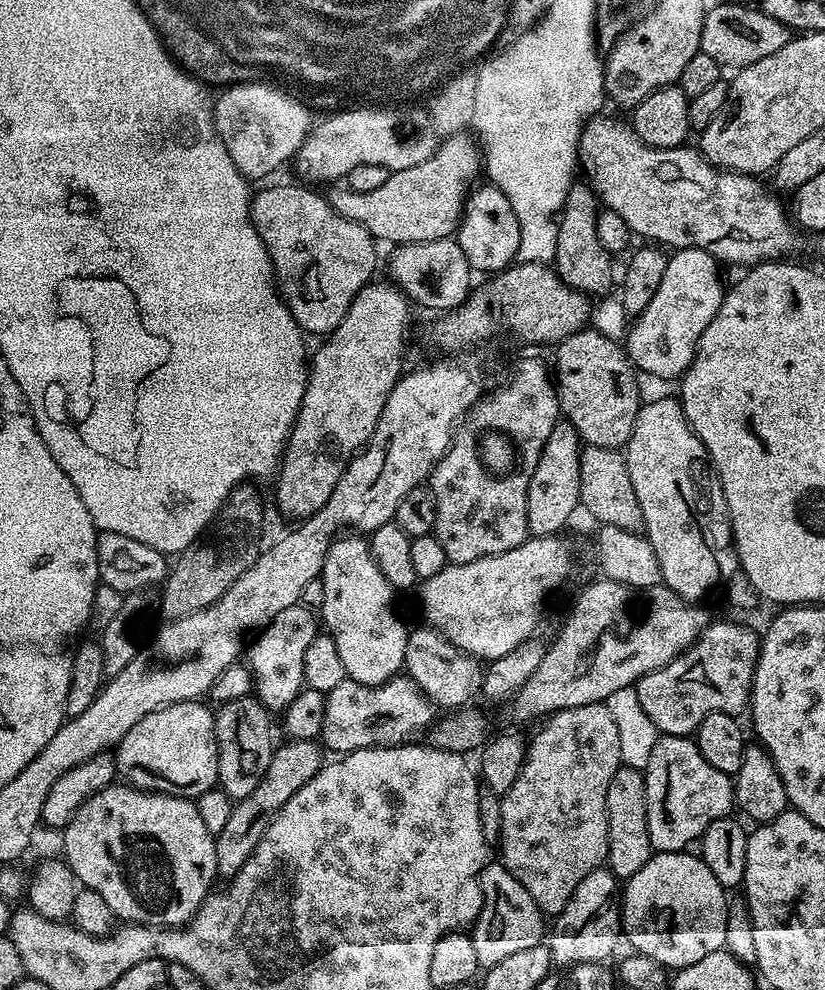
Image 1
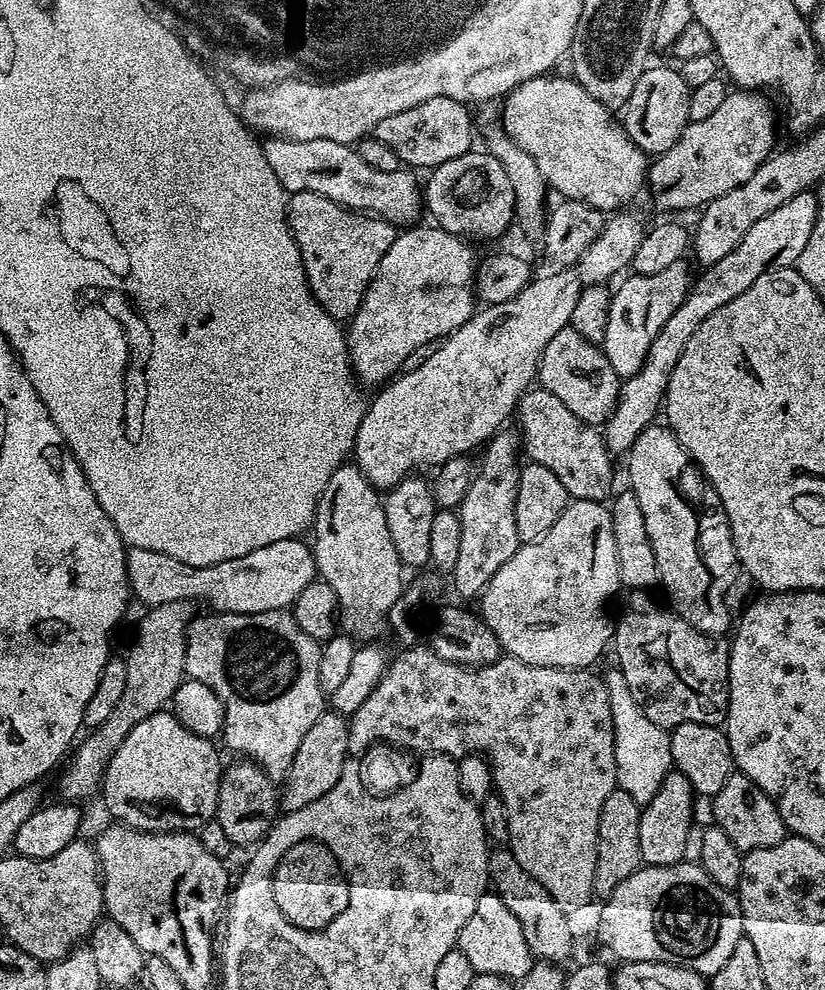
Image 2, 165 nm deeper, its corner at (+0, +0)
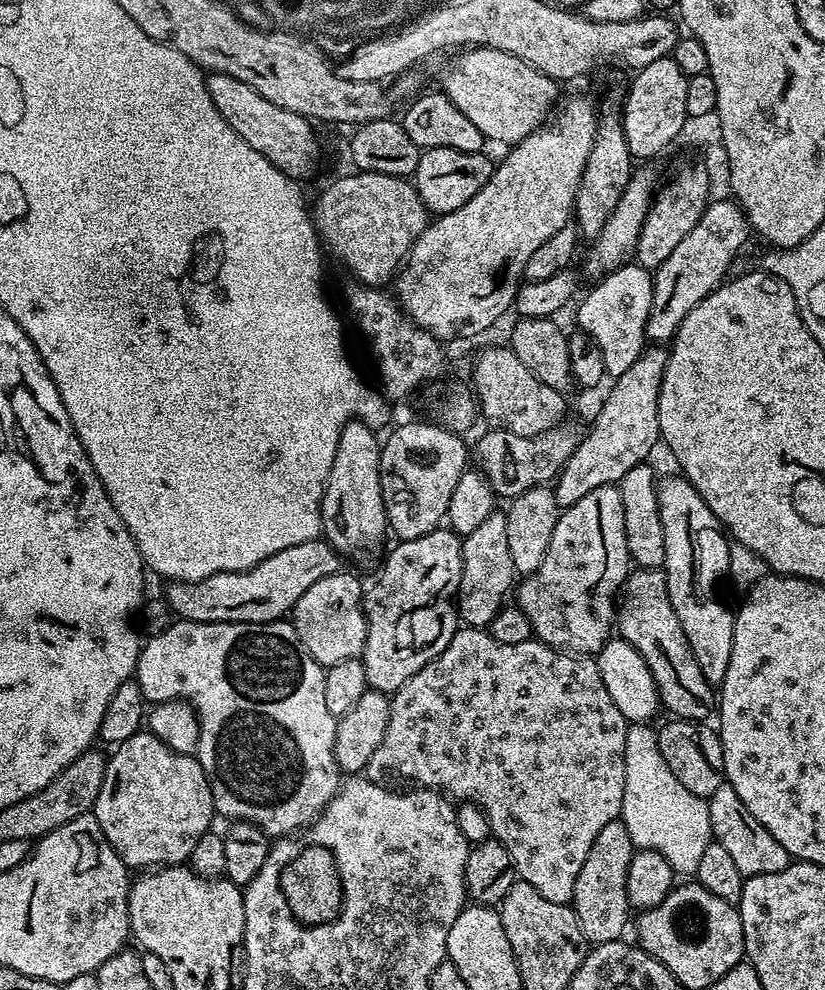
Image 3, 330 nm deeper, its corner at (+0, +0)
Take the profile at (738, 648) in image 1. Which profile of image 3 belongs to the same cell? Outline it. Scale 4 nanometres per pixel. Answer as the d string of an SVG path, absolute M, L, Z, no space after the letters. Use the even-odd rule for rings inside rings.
M636 568L629 571L624 580L624 586L618 593L618 607L614 612L614 624L618 629L619 639L630 642L638 654L646 662L650 674L656 683L656 689L660 692L660 703L665 709L672 711L673 717L681 720L707 721L708 715L713 715L718 704L718 696L714 691L714 685L706 682L702 670L698 670L698 662L694 662L694 654L690 650L690 642L686 642L686 634L682 634L682 622L678 622L678 614L670 606L668 587L663 571L659 568Z

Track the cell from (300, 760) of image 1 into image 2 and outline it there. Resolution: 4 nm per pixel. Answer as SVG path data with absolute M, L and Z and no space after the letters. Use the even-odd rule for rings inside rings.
M326 710L318 718L318 722L314 722L314 726L306 730L298 746L298 754L294 754L294 762L290 762L290 770L282 781L282 791L278 796L279 807L284 812L293 812L322 798L322 794L326 794L326 790L330 790L330 786L338 782L342 766L348 759L348 720L338 712Z

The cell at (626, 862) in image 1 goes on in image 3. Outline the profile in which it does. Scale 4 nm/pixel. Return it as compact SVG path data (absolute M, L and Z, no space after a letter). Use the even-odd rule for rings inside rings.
M623 819L606 822L606 826L598 830L598 838L594 838L594 846L590 846L590 854L586 854L582 870L578 870L578 882L574 882L570 905L576 912L582 934L589 945L619 940L625 935L624 927L627 924L629 927L630 905L626 894L626 870L630 870L633 851L630 830L626 830Z

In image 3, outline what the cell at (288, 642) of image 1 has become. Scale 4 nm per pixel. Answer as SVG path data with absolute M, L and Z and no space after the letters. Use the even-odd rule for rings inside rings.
M179 618L173 619L172 624L166 630L162 630L162 634L154 634L148 636L143 641L140 649L140 657L136 663L136 671L134 673L134 679L139 682L140 689L144 695L145 701L152 704L161 704L167 700L186 700L192 705L192 708L198 714L200 719L200 733L198 734L198 750L194 753L197 760L200 761L202 770L206 774L206 778L210 782L210 794L212 795L212 806L217 813L220 812L225 816L225 821L235 822L238 820L245 820L250 822L254 826L258 826L263 830L269 838L288 838L296 831L307 829L308 825L320 815L321 811L328 807L332 797L336 795L336 791L340 788L342 783L341 770L336 765L336 759L332 751L334 750L334 738L336 737L336 722L338 717L334 714L330 714L330 710L326 710L326 682L324 681L324 674L326 669L322 667L318 662L314 662L314 658L310 658L310 654L306 650L306 646L302 646L302 642L298 638L298 634L294 630L294 626L287 619L281 618L278 620L271 620L265 624L243 624L242 622L194 622L193 620L181 620Z

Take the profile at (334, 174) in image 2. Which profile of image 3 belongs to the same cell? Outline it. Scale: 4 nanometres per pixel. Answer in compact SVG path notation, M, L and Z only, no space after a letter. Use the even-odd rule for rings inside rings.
M211 73L207 77L210 98L214 106L218 106L218 114L226 118L230 130L243 138L249 146L254 146L262 158L266 158L282 174L291 180L304 182L307 176L316 172L320 164L320 140L316 137L313 121L307 116L299 116L290 110L282 110L282 106L274 106L274 102L262 98L258 90L246 86L246 82L238 82L238 78L230 78L230 74Z

